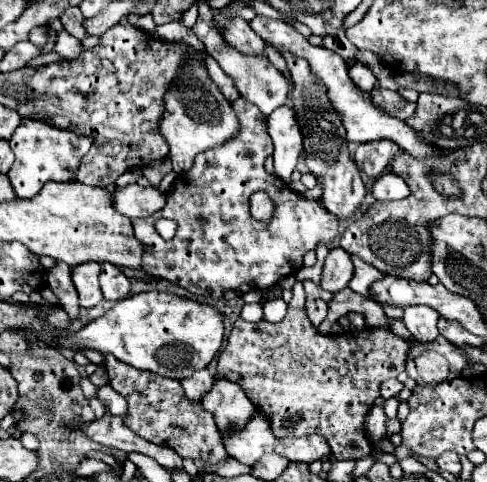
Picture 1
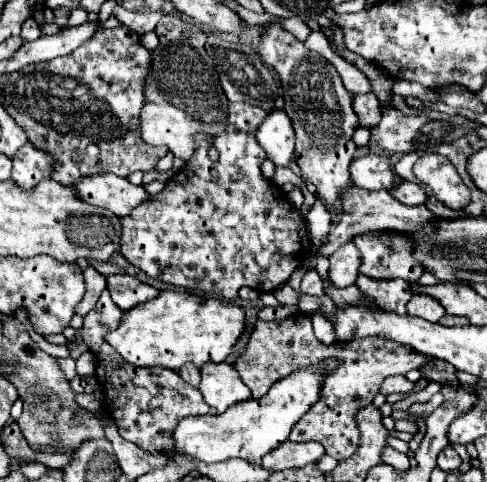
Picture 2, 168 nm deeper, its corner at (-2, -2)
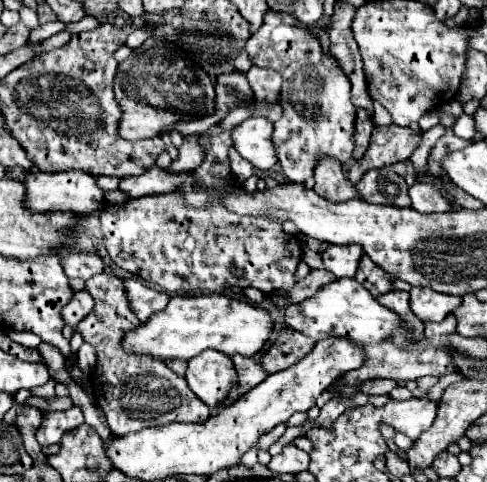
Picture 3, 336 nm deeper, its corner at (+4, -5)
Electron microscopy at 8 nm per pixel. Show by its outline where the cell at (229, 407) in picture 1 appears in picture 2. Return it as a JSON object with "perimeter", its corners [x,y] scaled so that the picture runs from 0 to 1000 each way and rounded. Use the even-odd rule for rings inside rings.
{"perimeter":[[[423,753],[411,766],[411,782],[407,807],[415,824],[448,857],[460,857],[472,840],[517,824],[476,753]]]}

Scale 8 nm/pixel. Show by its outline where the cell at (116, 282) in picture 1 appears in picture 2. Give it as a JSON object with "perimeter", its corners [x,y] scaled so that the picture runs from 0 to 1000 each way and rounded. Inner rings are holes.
{"perimeter":[[[226,571],[222,600],[230,608],[234,629],[251,645],[267,645],[267,641],[283,637],[287,629],[300,629],[300,624],[324,616],[324,608],[329,608],[320,595],[292,587],[271,571]]]}

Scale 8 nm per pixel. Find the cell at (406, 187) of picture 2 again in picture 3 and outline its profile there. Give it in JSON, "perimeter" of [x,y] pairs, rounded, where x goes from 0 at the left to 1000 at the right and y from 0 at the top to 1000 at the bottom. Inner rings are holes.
{"perimeter":[[[854,378],[842,394],[838,394],[838,407],[846,415],[846,432],[854,440],[867,440],[867,444],[883,444],[883,440],[920,440],[928,436],[928,427],[903,407],[903,398],[883,386],[883,382],[862,382]]]}

